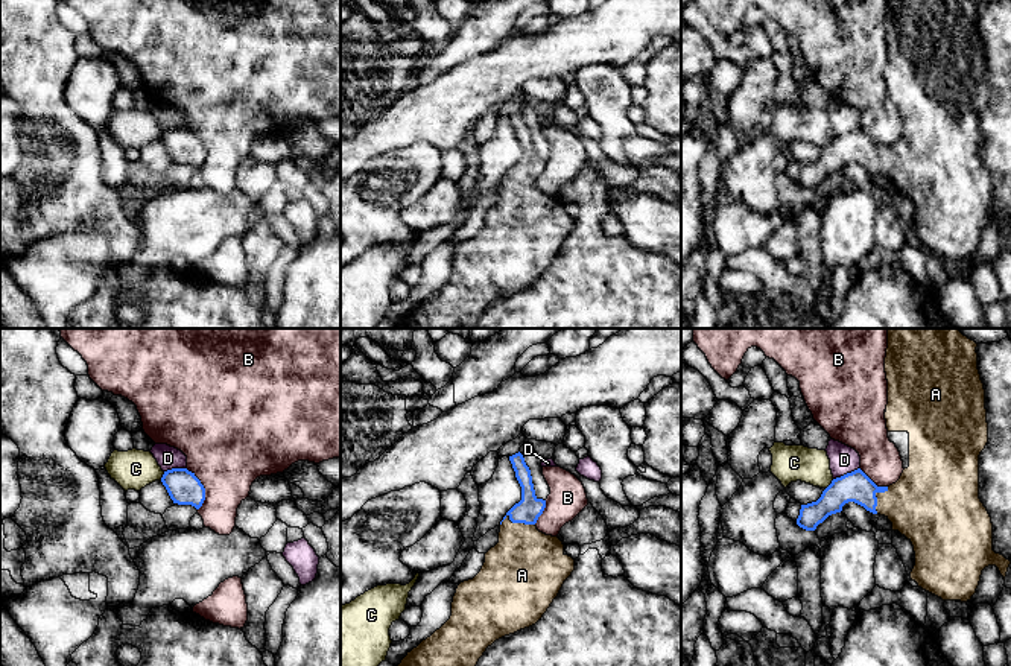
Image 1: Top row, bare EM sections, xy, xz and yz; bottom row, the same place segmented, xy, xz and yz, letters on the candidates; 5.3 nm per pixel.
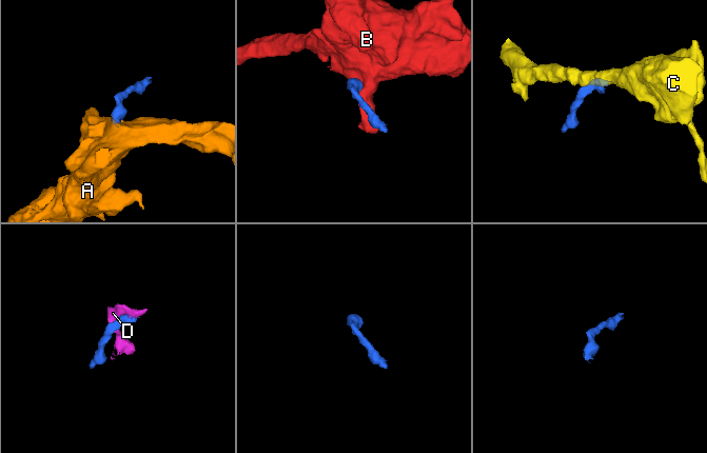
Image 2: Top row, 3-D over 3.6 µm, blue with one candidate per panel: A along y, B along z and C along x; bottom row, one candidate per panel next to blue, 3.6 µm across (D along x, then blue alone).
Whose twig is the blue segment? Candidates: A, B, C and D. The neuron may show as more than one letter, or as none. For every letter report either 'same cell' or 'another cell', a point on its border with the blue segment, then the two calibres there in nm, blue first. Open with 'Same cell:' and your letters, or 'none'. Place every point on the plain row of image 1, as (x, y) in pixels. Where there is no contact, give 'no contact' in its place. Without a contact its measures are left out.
Same cell: A
A: same cell; meets blue in xz at (517, 181); 140 nm thick on the blue side, 400 nm on the other
B: another cell; meets blue in xy at (204, 148); 180 nm thick on the blue side, 440 nm on the other
C: another cell; meets blue in yz at (830, 143); 160 nm thick on the blue side, 190 nm on the other
D: another cell; meets blue in yz at (847, 133); 160 nm thick on the blue side, 150 nm on the other

